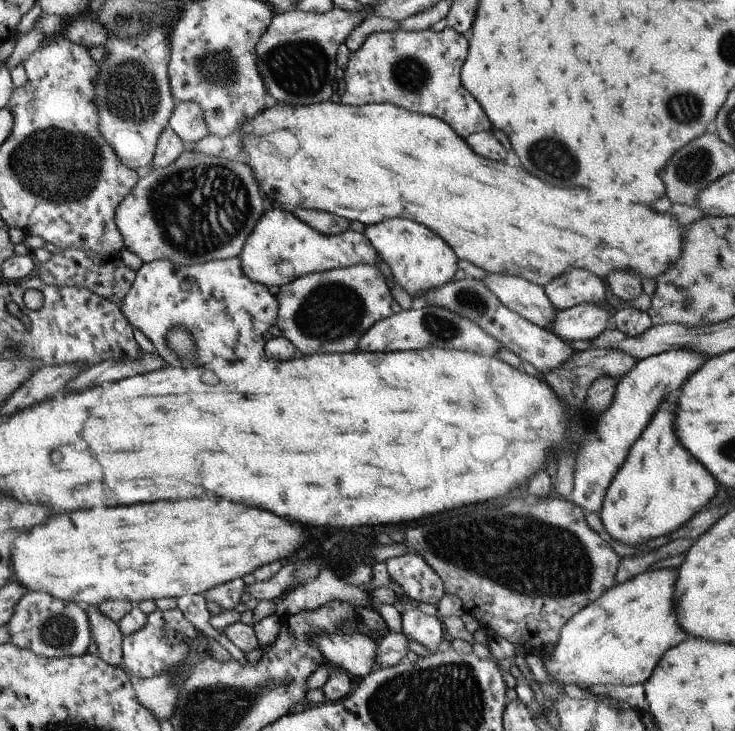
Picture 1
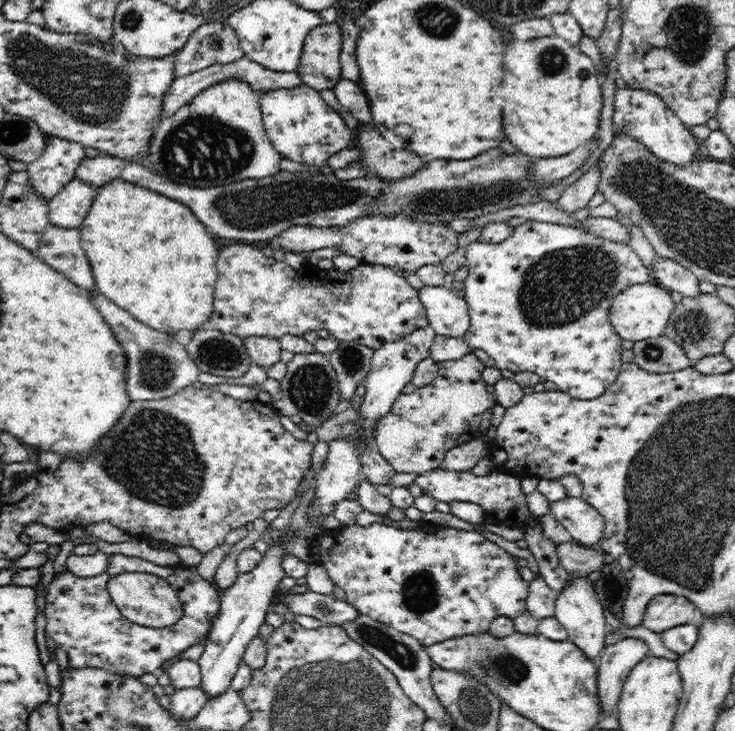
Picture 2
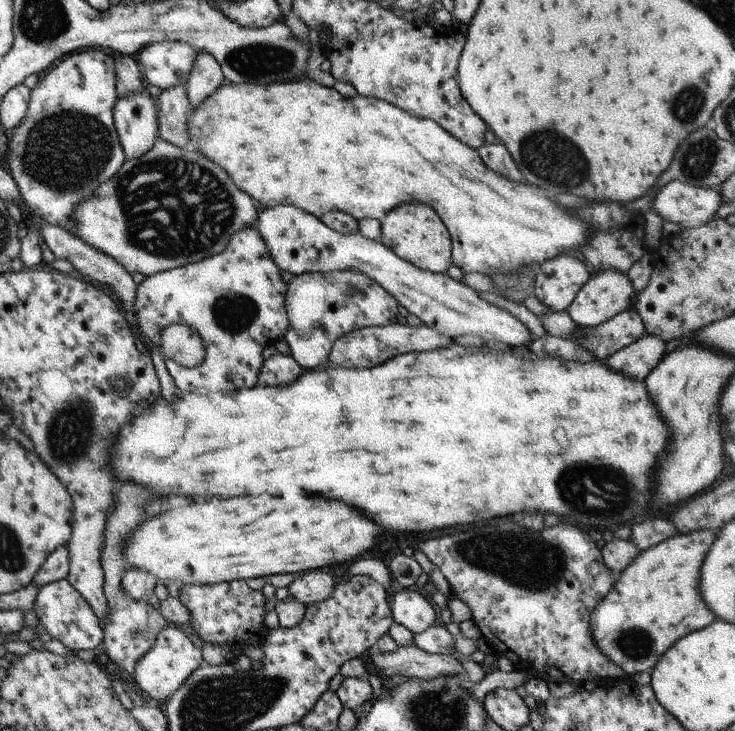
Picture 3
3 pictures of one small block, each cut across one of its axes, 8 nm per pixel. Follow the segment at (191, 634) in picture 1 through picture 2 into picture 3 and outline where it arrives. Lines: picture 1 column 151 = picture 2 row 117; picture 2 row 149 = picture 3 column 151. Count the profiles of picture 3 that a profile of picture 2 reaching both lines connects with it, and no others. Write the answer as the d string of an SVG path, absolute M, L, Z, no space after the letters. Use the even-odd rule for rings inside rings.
M170 624L159 630L151 648L135 662L133 674L129 679L141 692L145 692L146 697L150 696L156 702L163 701L167 700L179 685L187 680L187 676L191 676L191 672L197 670L202 664L204 661L201 651L187 638L184 627Z

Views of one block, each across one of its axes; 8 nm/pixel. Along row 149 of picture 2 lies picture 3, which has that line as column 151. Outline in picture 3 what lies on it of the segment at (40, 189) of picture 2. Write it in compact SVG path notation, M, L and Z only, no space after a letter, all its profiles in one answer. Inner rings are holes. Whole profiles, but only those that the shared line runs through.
M163 41L143 46L133 58L143 67L145 83L165 90L186 84L195 52L187 44Z

